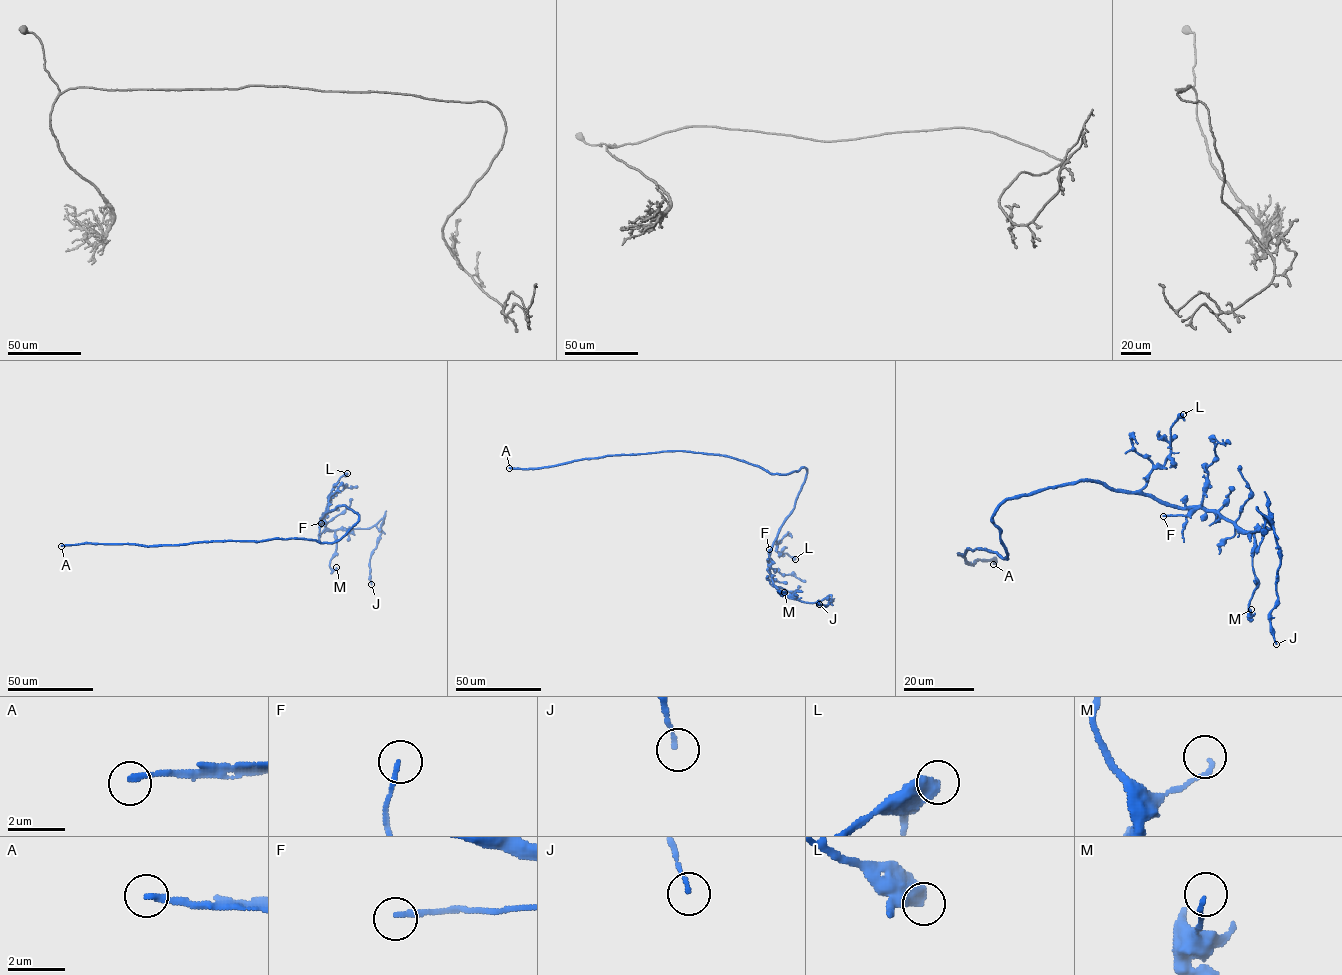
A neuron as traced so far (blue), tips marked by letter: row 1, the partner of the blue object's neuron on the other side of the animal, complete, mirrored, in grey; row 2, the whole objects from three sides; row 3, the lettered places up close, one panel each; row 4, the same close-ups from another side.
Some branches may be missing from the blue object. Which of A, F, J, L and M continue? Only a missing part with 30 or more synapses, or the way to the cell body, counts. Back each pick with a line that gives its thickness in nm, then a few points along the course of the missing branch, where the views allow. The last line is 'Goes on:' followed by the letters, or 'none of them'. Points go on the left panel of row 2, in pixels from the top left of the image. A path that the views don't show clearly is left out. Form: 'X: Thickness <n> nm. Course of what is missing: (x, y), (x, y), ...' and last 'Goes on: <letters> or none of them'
A: Thickness 180 nm
Goes on: A

